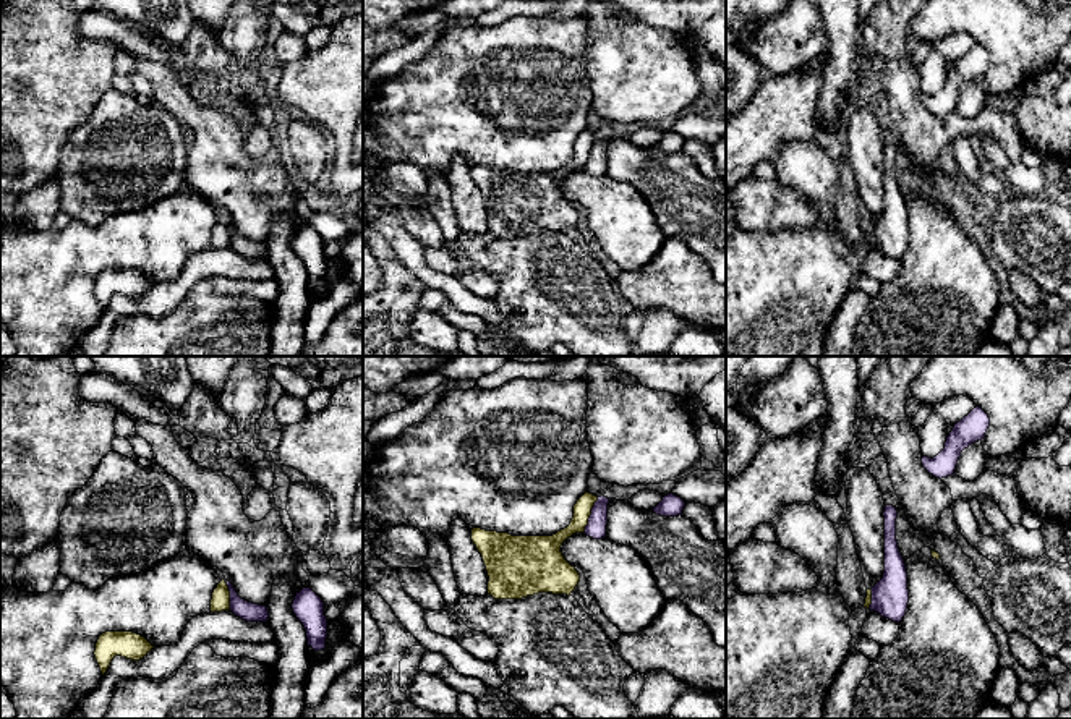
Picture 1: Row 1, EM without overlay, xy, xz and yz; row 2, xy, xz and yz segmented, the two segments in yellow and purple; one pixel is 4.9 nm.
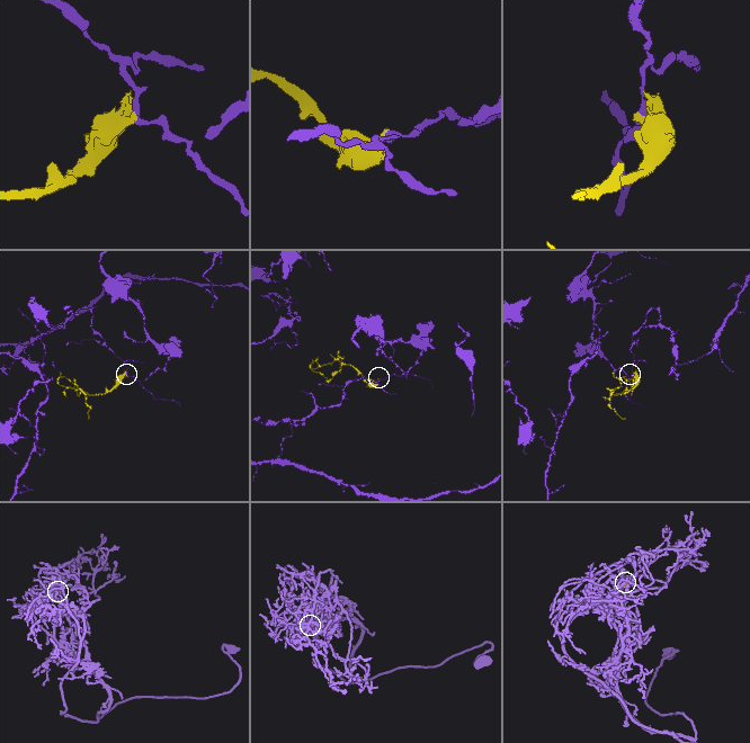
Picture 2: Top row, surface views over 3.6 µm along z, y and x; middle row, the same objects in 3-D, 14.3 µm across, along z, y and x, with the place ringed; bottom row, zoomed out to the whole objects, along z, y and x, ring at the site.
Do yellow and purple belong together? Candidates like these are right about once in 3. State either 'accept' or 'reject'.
reject

